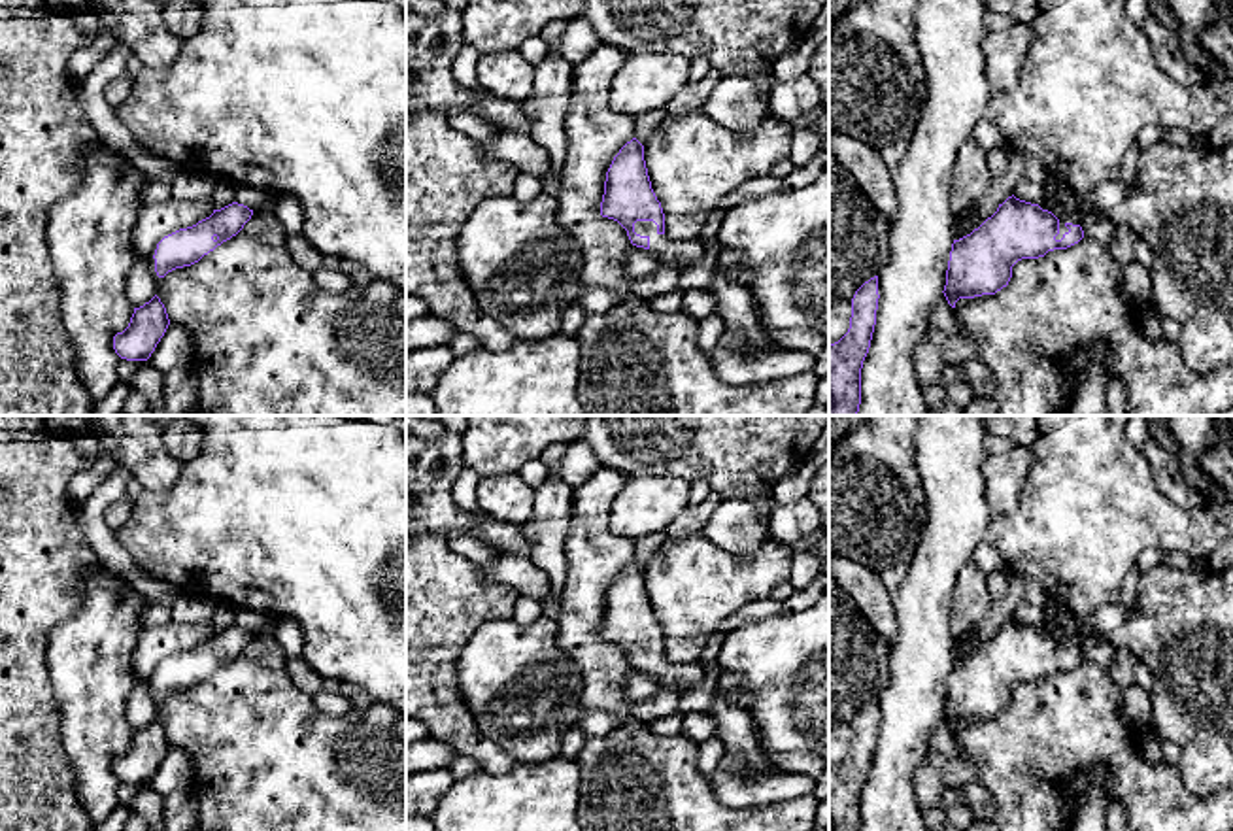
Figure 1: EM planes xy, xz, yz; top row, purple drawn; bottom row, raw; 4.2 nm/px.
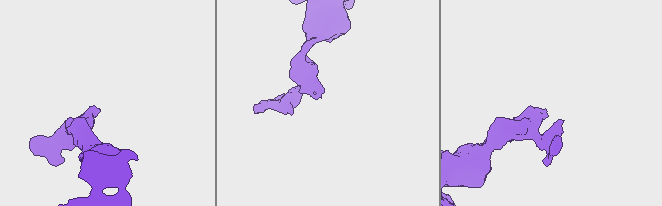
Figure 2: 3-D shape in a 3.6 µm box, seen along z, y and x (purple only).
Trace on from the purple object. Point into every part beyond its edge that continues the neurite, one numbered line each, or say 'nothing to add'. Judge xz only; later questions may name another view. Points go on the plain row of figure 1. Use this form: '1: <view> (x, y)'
1: xz (688, 677)

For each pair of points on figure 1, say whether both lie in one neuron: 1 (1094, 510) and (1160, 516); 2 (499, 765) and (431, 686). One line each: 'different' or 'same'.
1: same
2: same

